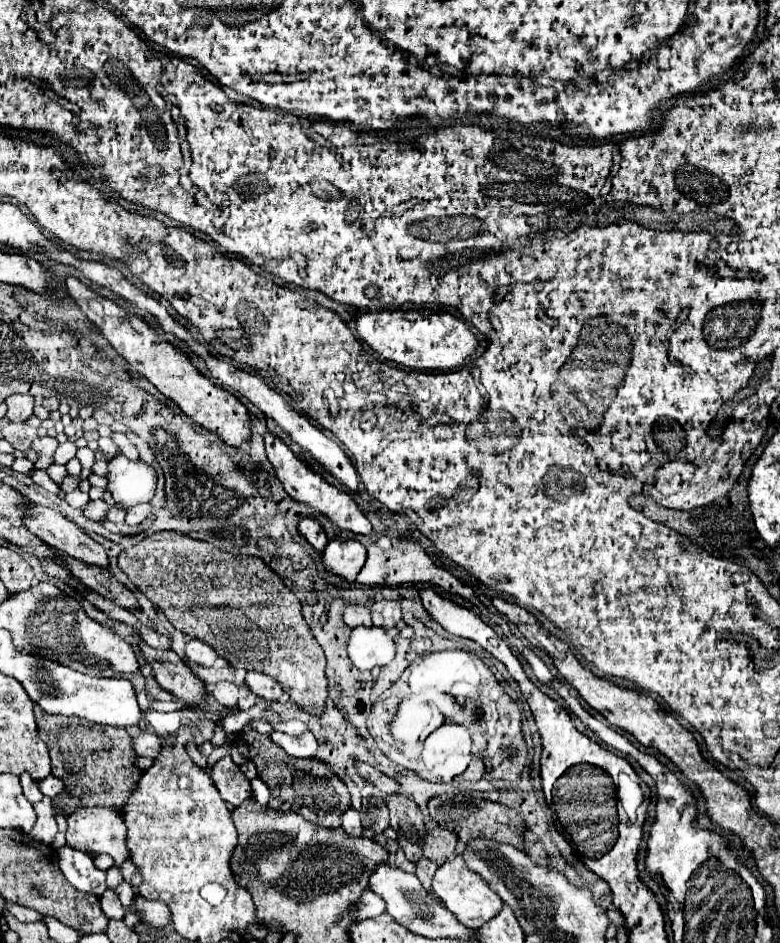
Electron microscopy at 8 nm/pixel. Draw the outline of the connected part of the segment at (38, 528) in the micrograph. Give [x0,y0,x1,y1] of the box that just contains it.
[26,503,110,569]

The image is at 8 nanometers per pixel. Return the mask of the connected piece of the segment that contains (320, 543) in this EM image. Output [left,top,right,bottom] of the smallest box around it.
[298,517,328,553]

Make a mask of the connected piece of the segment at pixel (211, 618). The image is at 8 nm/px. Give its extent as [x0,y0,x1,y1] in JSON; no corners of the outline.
[118,531,328,717]

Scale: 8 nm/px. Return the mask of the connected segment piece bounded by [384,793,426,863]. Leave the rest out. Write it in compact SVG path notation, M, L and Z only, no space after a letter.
M392 793L384 797L384 803L390 811L390 825L398 833L398 843L406 851L408 861L418 863L422 857L422 837L424 837L424 819L418 805L402 793Z

